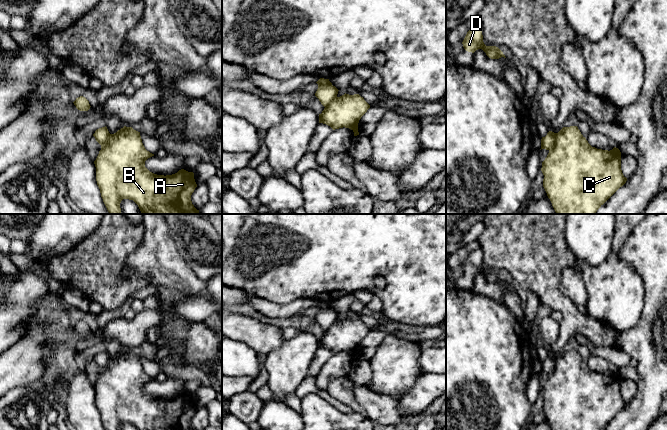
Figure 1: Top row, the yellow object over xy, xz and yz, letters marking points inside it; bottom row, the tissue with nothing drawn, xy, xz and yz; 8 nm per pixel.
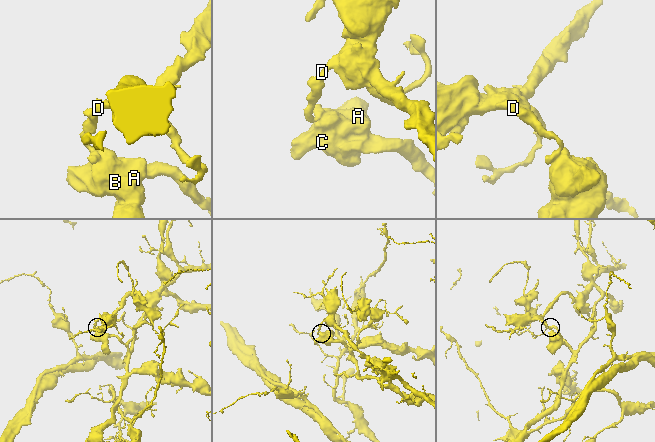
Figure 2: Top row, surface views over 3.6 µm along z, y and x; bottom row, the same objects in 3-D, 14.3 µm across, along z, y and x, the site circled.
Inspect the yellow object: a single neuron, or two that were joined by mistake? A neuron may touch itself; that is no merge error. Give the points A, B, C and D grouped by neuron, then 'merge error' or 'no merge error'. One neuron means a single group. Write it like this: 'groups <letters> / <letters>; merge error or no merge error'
groups A B C / D; merge error

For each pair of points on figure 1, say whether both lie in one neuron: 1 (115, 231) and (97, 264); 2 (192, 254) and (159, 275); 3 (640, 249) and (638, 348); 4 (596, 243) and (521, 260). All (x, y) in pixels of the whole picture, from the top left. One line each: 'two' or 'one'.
1: one
2: two
3: one
4: two

